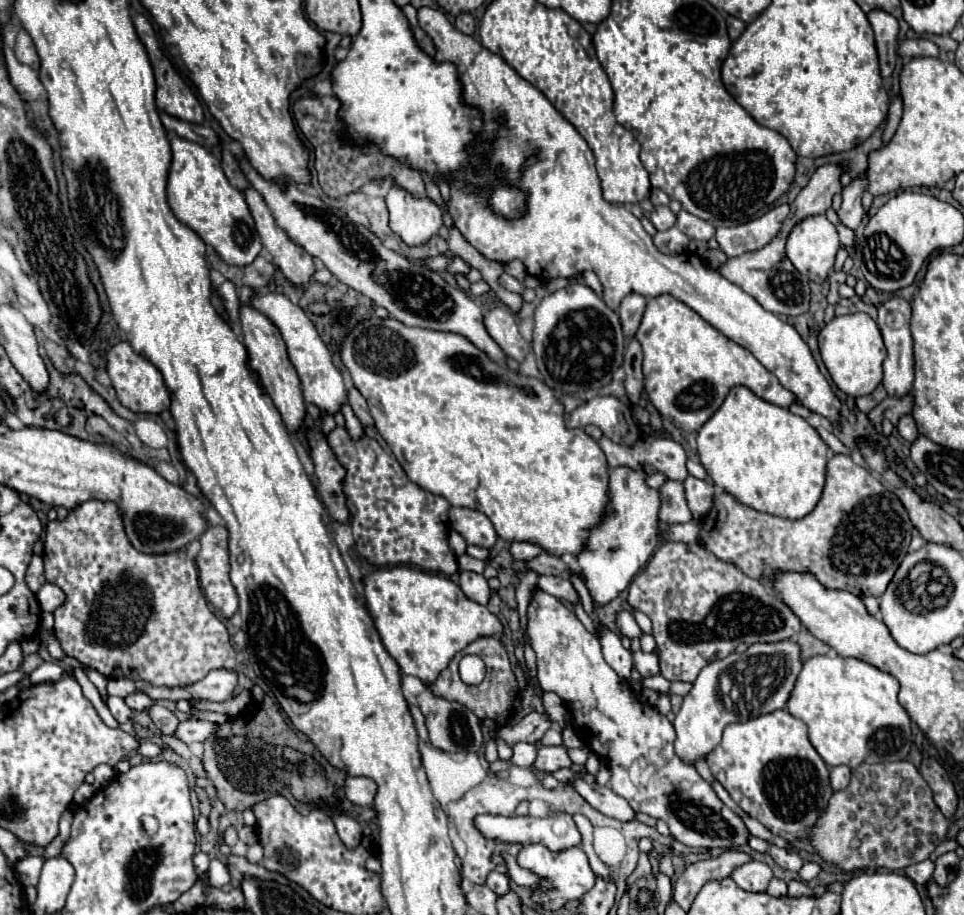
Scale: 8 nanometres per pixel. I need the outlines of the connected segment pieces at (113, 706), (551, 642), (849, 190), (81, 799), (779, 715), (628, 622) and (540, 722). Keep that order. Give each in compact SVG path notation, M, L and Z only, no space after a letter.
M107 697L107 707L111 711L111 715L119 721L119 723L125 723L129 717L131 717L131 709L125 705L125 701L121 697Z
M535 587L527 607L527 635L537 655L537 679L541 689L557 693L563 699L575 723L577 735L583 741L587 741L587 747L593 753L597 753L607 761L607 767L611 769L611 789L619 797L623 797L635 811L647 813L655 819L663 819L669 825L671 835L689 847L737 849L747 843L749 831L743 825L741 817L721 803L713 787L705 779L701 779L701 775L695 771L693 765L683 763L675 755L673 751L675 731L669 719L657 713L651 705L639 703L637 697L631 695L631 687L627 685L627 681L623 681L605 663L599 639L583 627L573 609L569 609L557 597Z
M865 171L865 177L853 179L841 191L843 203L841 203L841 209L837 211L837 215L839 215L841 223L847 225L853 231L859 227L859 223L861 223L861 219L865 215L865 209L861 207L861 195L863 195L865 189L867 189L867 171Z
M84 782L74 793L73 800L79 804L84 804L93 797L95 792L96 790L92 785Z
M777 709L767 715L759 715L745 723L731 723L723 731L723 741L717 745L713 753L707 757L707 765L713 777L725 787L731 799L753 819L761 821L771 833L795 841L809 839L813 825L825 813L829 797L833 795L829 783L829 767L815 751L807 737L807 725L795 719L789 711Z
M623 611L623 613L619 613L617 625L619 625L621 633L623 633L625 637L629 637L629 639L633 639L633 637L641 637L641 635L643 635L643 631L639 629L639 625L635 623L635 619L633 619L633 615L631 615L629 611Z
M531 711L517 725L505 725L503 729L499 729L499 737L507 745L515 745L517 741L537 743L537 741L541 741L541 737L545 735L545 731L551 729L551 727L553 727L553 721L549 719L547 713Z

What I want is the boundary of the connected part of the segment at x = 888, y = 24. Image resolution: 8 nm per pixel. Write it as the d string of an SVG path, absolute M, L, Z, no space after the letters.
M873 9L867 13L867 17L875 31L881 75L883 79L889 79L893 75L895 61L897 61L897 33L899 33L897 19L883 9Z

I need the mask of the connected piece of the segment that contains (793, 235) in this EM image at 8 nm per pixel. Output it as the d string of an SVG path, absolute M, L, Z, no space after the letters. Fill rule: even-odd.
M813 215L803 219L801 223L797 223L797 227L793 227L793 231L789 233L787 239L787 259L793 263L793 267L809 277L815 283L825 283L829 273L833 271L833 263L835 263L835 253L839 251L841 243L837 237L837 229L827 221L825 215Z

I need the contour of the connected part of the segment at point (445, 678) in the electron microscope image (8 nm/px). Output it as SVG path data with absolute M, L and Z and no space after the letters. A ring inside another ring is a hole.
M497 637L477 639L477 643L471 643L469 647L459 651L453 657L453 661L439 673L439 677L433 683L429 683L429 689L437 697L443 697L443 699L449 699L449 701L457 701L457 703L465 705L467 709L471 709L481 719L481 723L493 723L493 727L499 727L501 723L509 723L513 719L513 715L517 713L517 709L521 707L521 689L517 685L517 679L515 679L511 663L509 663L507 651L505 651L505 647L501 645L501 641ZM465 655L479 655L483 659L483 663L487 667L487 675L485 675L483 683L465 685L461 681L457 665L459 665L461 657L465 657Z

